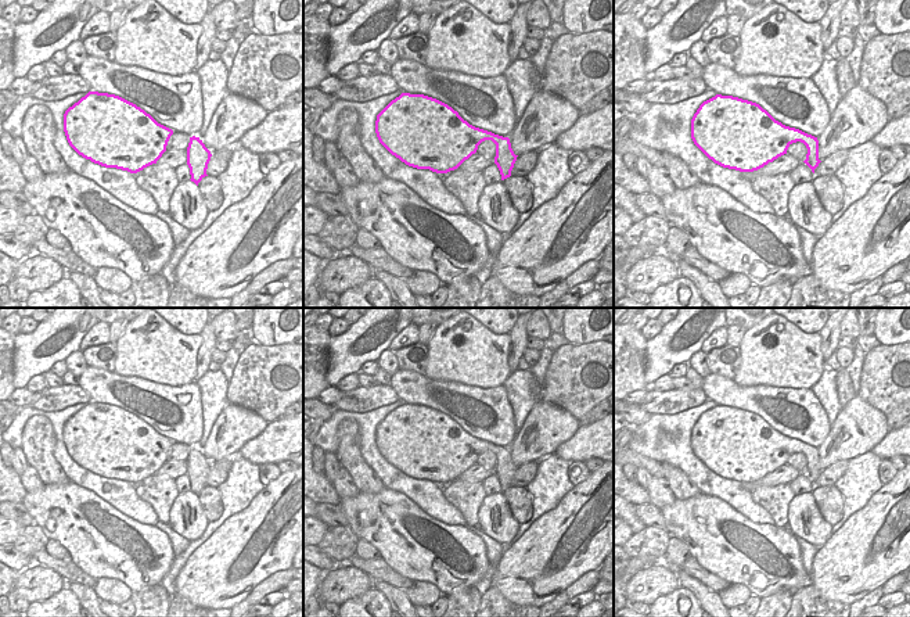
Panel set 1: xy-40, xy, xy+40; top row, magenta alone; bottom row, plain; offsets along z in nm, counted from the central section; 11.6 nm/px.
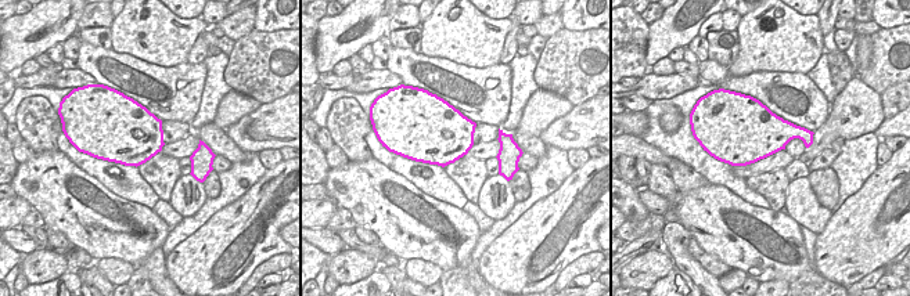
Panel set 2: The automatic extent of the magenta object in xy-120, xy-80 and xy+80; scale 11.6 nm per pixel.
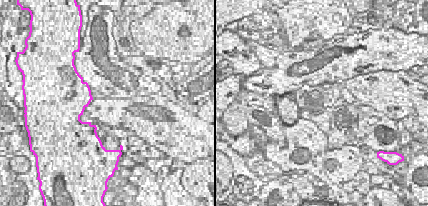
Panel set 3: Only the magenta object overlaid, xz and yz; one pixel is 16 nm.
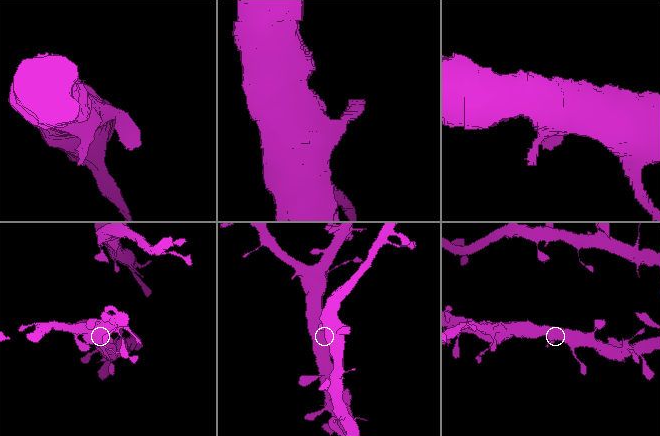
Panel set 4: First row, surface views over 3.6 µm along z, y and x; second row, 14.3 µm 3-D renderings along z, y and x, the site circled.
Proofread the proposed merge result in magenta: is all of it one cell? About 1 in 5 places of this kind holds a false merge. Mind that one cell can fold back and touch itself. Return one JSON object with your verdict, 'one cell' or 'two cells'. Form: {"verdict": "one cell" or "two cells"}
{"verdict": "one cell"}

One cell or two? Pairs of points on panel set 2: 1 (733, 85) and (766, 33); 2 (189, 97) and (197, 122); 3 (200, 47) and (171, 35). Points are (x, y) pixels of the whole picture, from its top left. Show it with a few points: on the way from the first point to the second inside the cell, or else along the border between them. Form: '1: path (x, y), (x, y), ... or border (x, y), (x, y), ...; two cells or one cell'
1: border (727, 68), (732, 75), (770, 71); two cells
2: border (204, 85), (200, 108), (190, 121); two cells
3: border (201, 33), (186, 61); two cells

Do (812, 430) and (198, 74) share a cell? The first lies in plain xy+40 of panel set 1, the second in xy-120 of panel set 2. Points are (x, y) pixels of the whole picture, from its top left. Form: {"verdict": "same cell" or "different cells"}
{"verdict": "same cell"}

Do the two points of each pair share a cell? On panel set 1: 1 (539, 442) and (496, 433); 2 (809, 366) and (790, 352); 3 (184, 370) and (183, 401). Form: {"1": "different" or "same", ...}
{"1": "different", "2": "same", "3": "different"}

